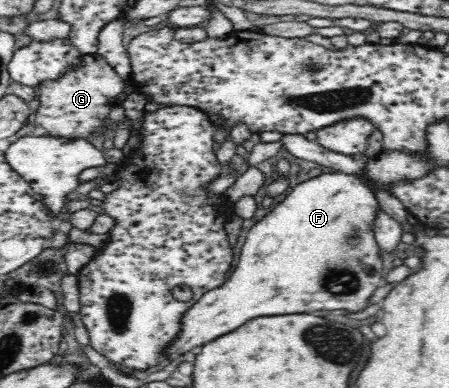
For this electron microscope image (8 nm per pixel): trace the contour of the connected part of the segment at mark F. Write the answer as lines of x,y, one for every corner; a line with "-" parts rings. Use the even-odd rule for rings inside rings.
326,173
298,183
282,202
268,210
268,214
250,229
230,278
222,286
205,292
182,314
178,336
162,350
162,357
168,362
170,354
179,356
190,350
197,351
204,343
228,334
258,316
308,314
314,310
358,312
366,308
368,298
384,282
382,251
375,244
373,232
378,210
381,208
373,190
360,177

